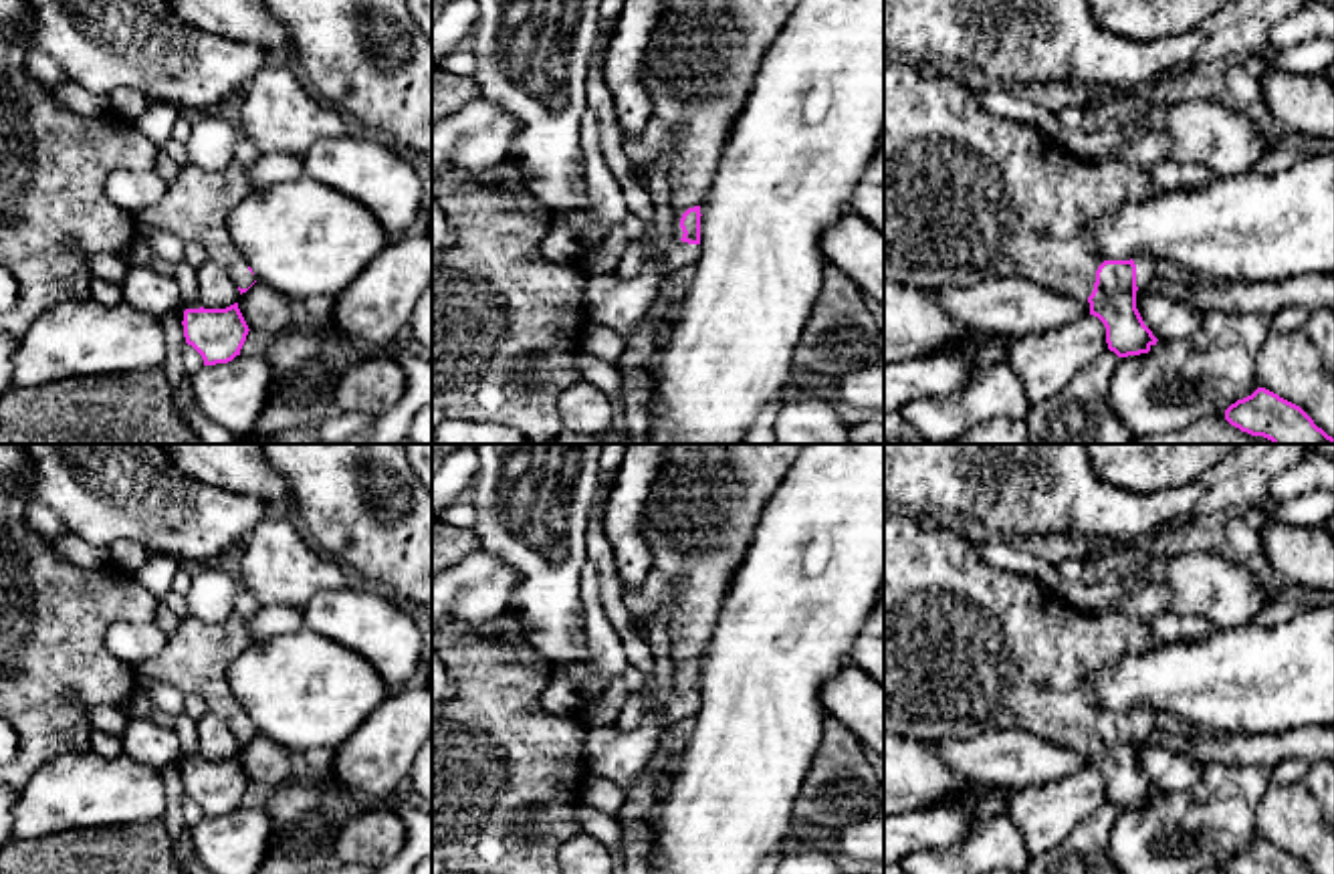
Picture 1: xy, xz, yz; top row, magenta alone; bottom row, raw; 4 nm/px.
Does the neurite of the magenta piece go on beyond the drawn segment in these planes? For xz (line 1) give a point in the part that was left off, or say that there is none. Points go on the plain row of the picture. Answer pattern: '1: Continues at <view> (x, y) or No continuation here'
1: Continues at xz (707, 503)

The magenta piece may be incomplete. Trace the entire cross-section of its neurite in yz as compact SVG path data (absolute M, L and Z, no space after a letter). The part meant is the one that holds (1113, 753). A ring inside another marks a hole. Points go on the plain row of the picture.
M890 511L884 519L884 733L918 739L973 739L989 731L1013 731L1025 729L1053 743L1086 749L1090 755L1090 767L1098 769L1106 779L1108 801L1118 809L1148 805L1156 797L1156 789L1144 777L1136 761L1136 743L1146 739L1156 721L1156 713L1140 702L1130 713L1106 713L1094 696L1086 690L1086 682L1102 668L1126 658L1154 652L1162 642L1154 640L1144 620L1134 616L1096 616L1066 604L1060 595L1043 589L1037 579L1013 573L987 563L973 541L953 533L949 529L926 531L918 525L918 519L906 511Z

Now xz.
M670 444L666 452L642 523L652 567L642 585L622 597L646 638L654 616L666 612L678 672L678 692L664 713L670 725L700 708L700 656L708 648L720 604L753 543L765 505L803 448L805 444Z

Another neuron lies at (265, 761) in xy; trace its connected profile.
M256 733L246 745L238 749L236 755L248 781L264 783L272 789L289 783L289 749L276 745L268 737Z

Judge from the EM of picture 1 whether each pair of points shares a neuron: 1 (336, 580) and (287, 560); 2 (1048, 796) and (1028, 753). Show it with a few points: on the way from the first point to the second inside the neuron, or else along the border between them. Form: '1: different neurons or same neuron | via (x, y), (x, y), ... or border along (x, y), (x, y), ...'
1: same neuron | via (323, 574), (299, 572)
2: different neurons | border along (1086, 766), (1010, 792)

